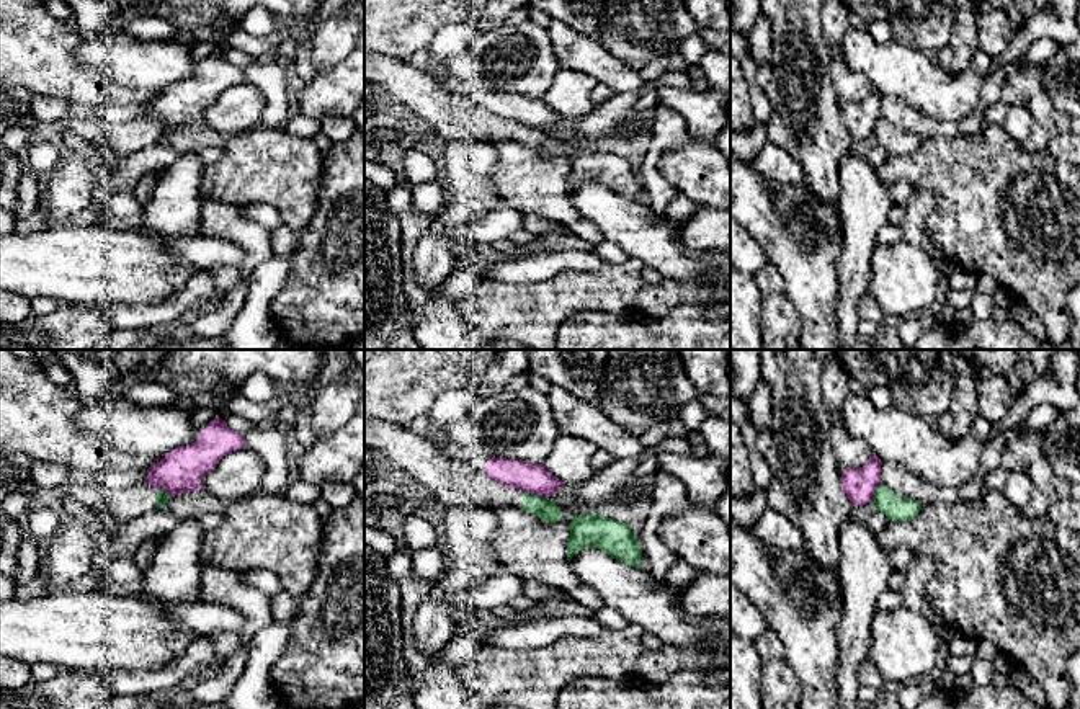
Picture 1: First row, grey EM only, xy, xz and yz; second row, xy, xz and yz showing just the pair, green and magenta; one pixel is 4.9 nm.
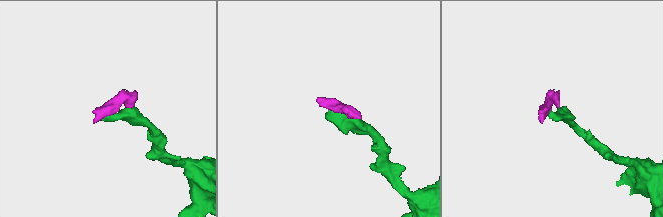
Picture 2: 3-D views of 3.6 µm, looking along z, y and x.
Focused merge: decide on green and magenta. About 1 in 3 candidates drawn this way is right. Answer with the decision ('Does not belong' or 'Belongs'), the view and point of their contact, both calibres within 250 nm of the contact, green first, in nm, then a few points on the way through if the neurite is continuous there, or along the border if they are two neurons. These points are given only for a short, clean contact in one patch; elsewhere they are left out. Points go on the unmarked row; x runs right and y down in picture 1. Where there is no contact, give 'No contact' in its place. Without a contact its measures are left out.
Does not belong. Touches green at xz (536, 129). Thickness 100 nm (green) against 150 nm

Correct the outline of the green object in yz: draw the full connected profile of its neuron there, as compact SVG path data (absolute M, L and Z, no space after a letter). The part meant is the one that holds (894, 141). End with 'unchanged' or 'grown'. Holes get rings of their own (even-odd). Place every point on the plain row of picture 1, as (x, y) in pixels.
M884 118L876 123L872 134L876 137L876 144L894 155L910 155L922 144L917 136L899 131Z; unchanged

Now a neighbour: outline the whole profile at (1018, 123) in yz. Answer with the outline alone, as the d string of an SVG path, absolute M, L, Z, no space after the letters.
M1008 105L1002 127L1018 142L1024 142L1031 132L1033 119L1028 109Z

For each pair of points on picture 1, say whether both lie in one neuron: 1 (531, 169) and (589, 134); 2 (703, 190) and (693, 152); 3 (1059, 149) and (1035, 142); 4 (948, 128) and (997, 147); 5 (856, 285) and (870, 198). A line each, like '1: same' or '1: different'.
1: same
2: same
3: different
4: different
5: same

